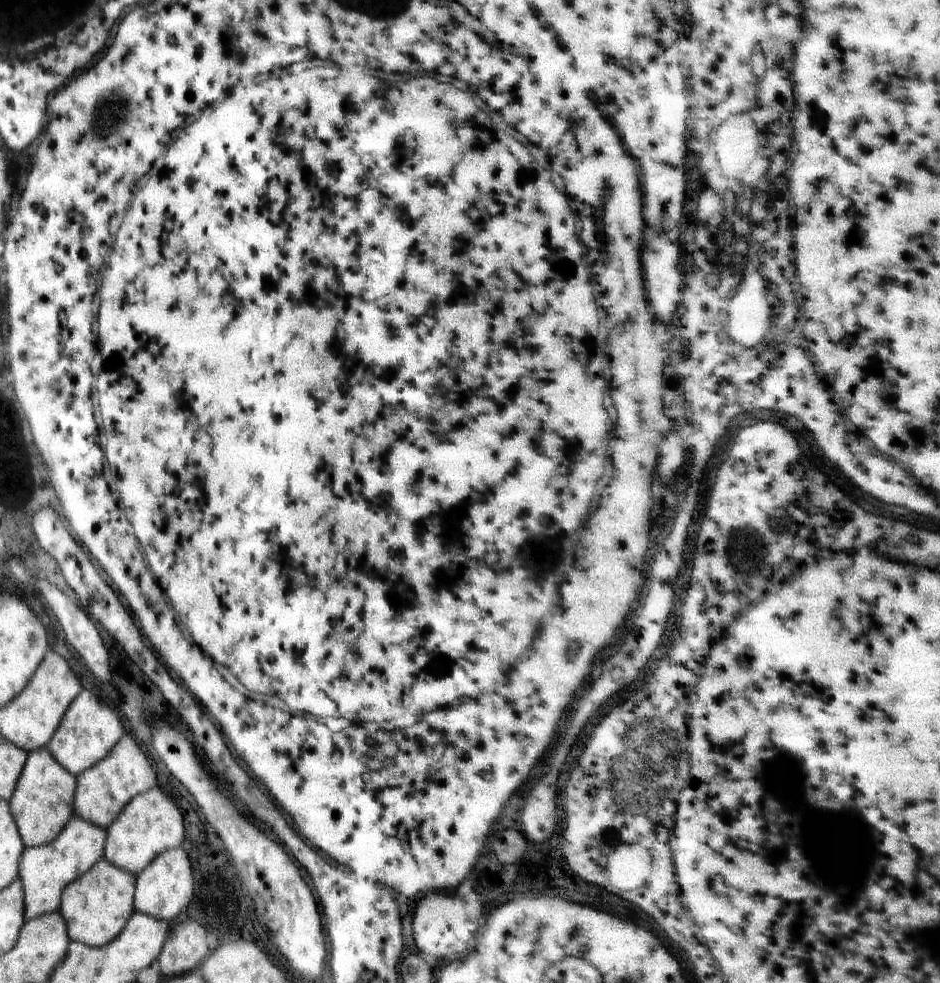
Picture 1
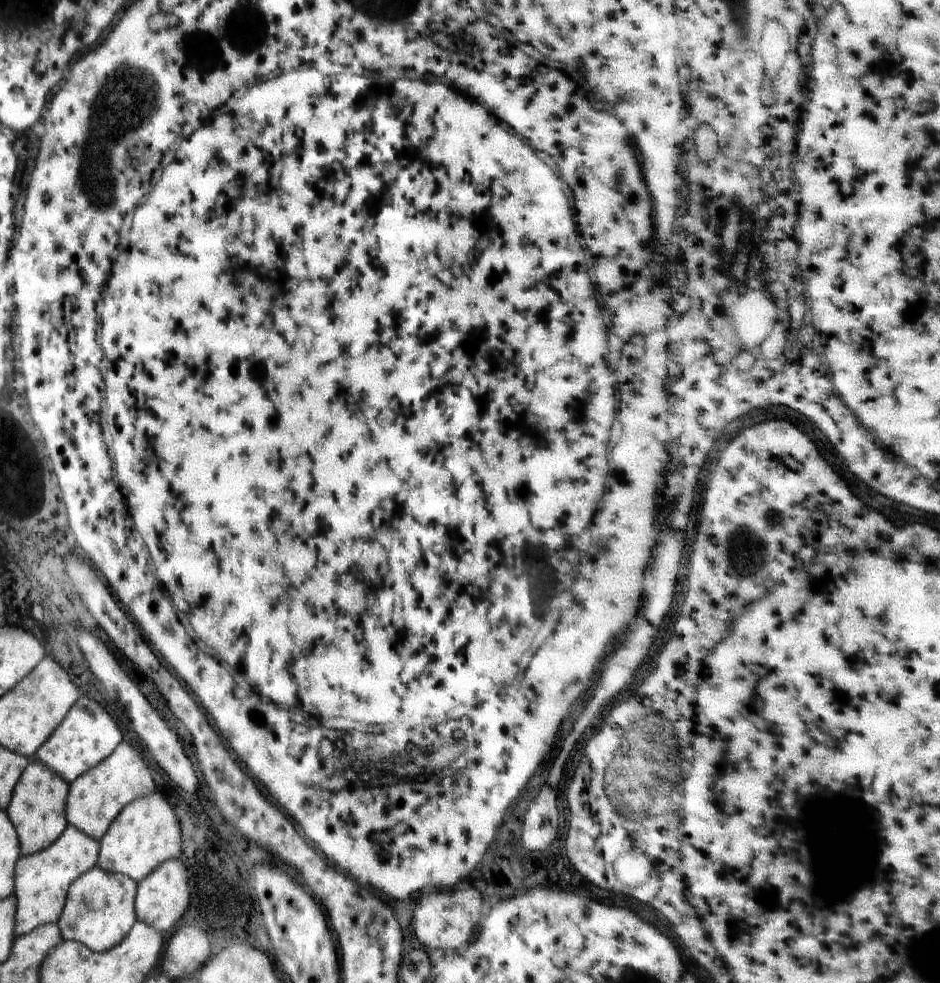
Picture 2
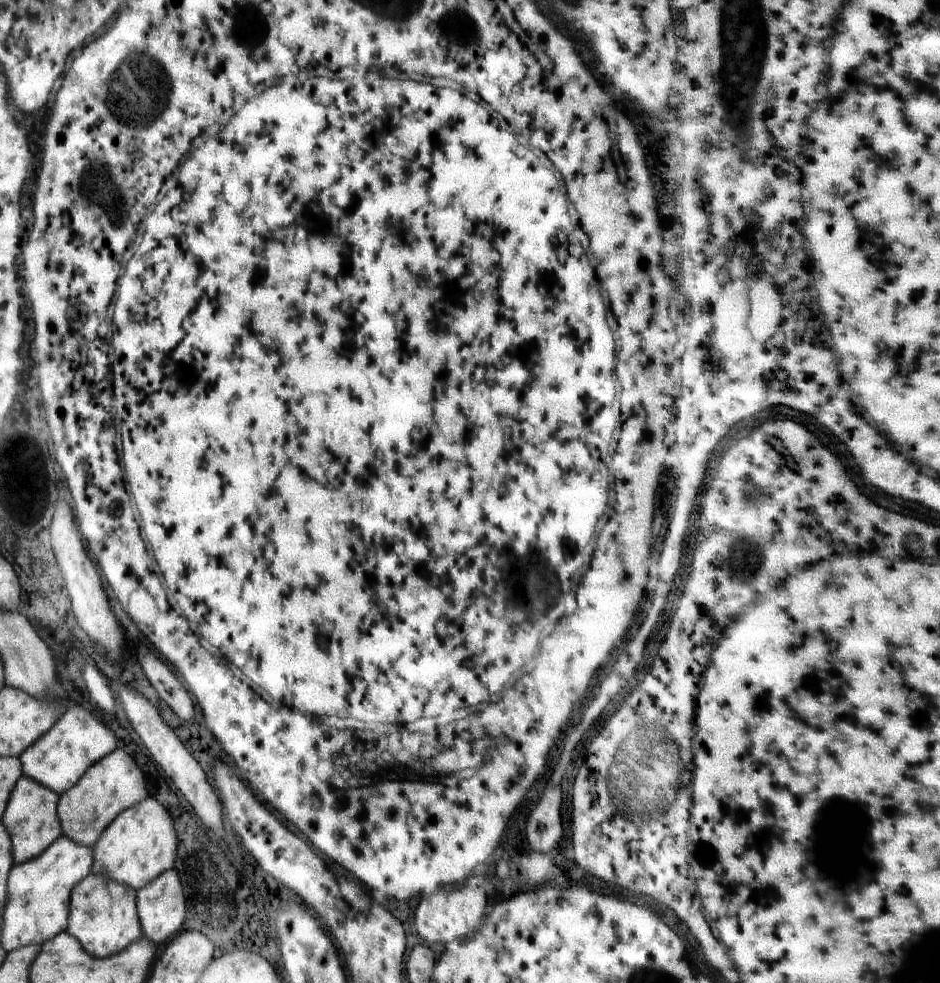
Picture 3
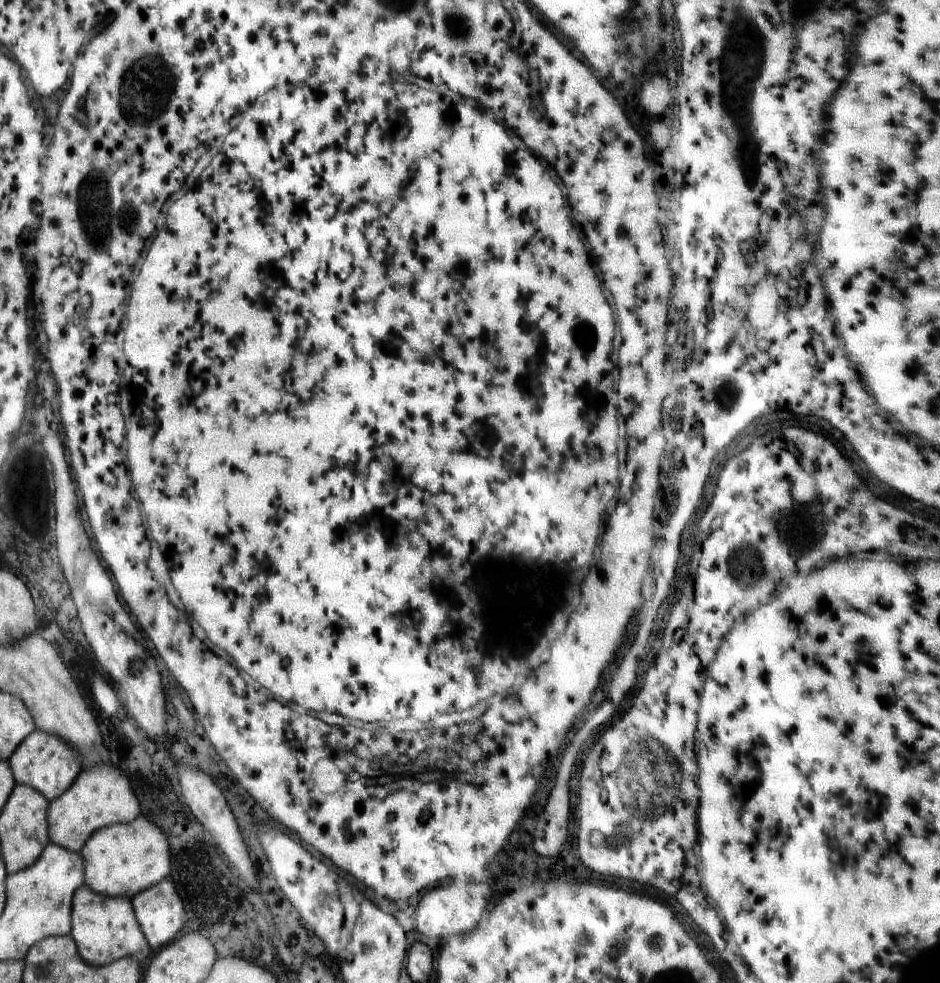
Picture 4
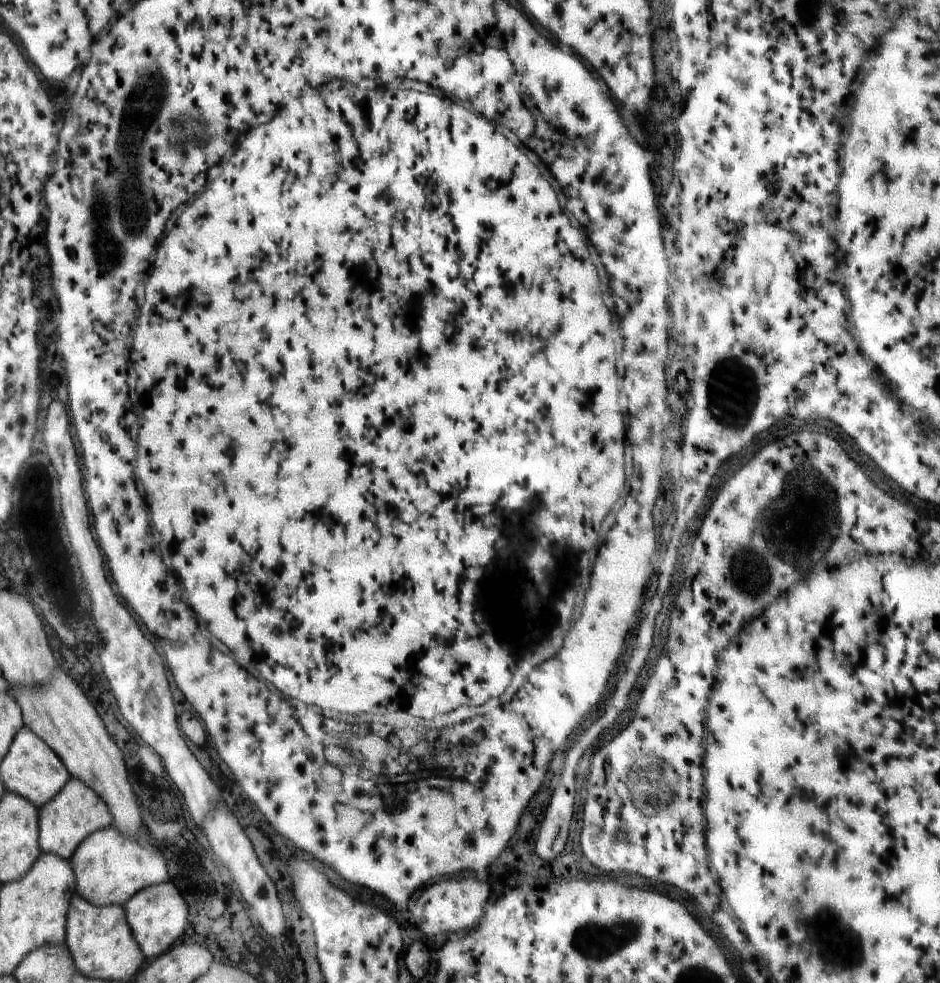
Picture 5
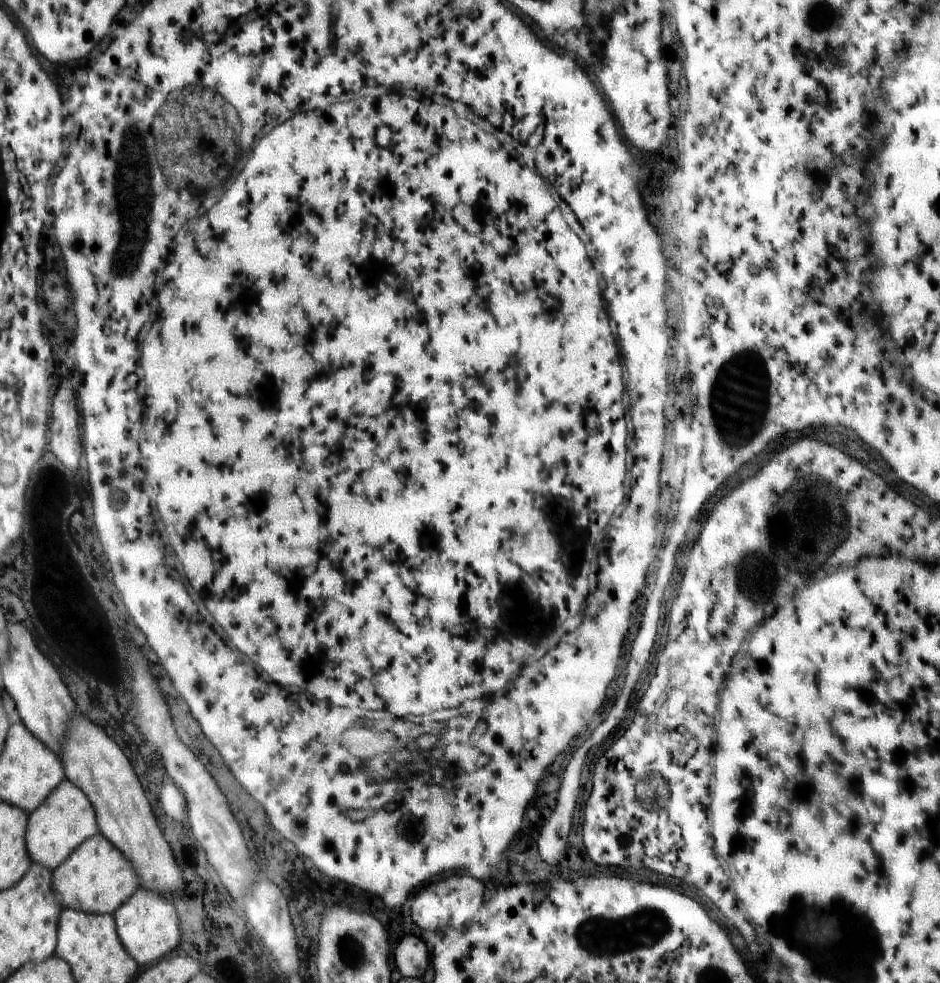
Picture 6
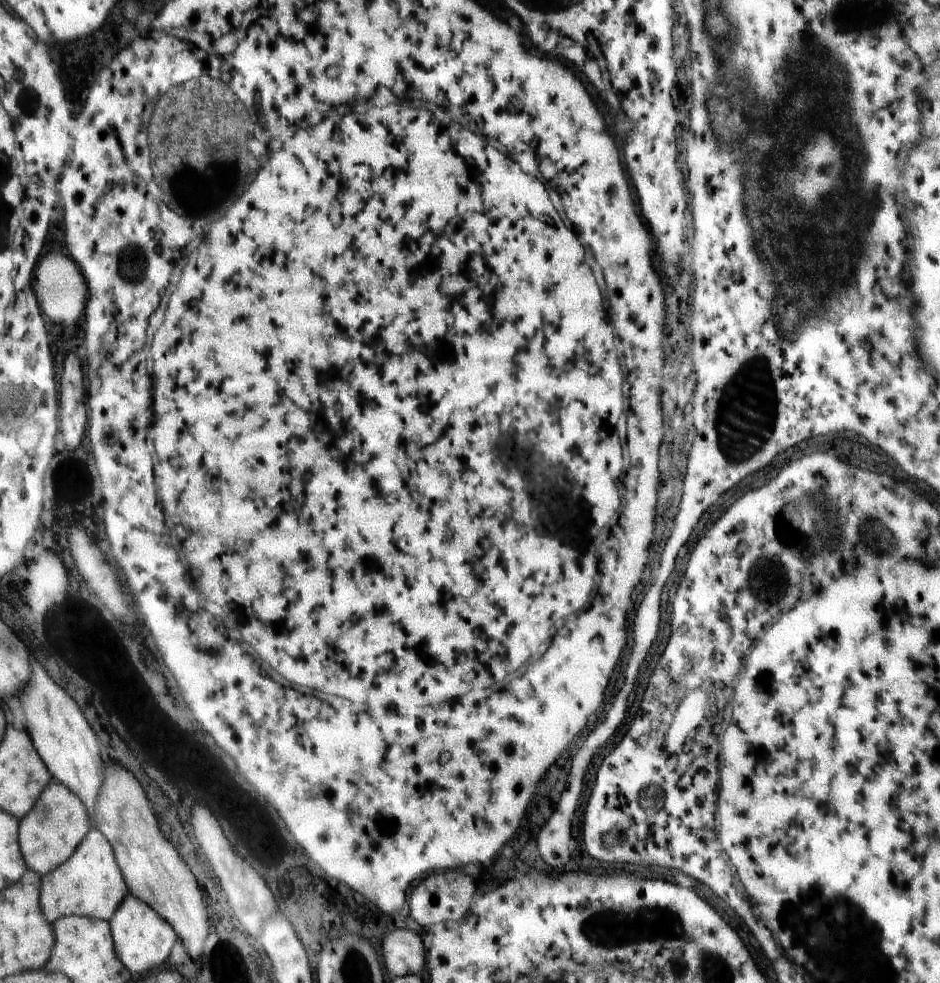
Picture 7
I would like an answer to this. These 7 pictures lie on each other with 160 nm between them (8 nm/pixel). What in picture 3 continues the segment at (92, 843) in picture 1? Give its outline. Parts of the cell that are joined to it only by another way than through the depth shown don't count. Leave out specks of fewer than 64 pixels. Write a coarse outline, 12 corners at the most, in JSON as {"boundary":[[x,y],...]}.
{"boundary":[[60,836],[14,866],[6,952],[65,932],[93,847]]}

